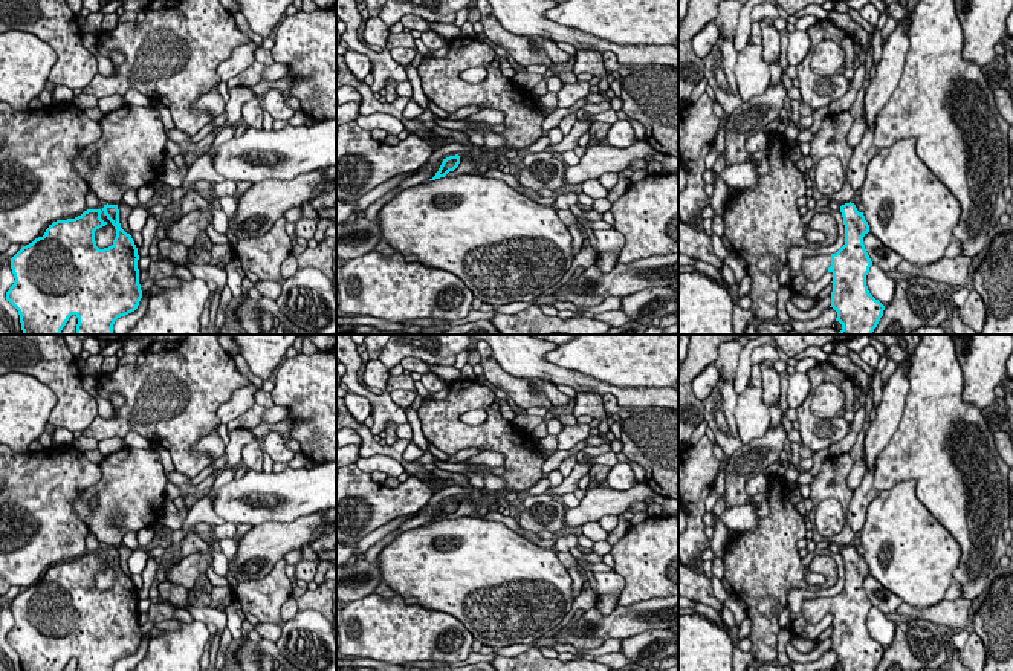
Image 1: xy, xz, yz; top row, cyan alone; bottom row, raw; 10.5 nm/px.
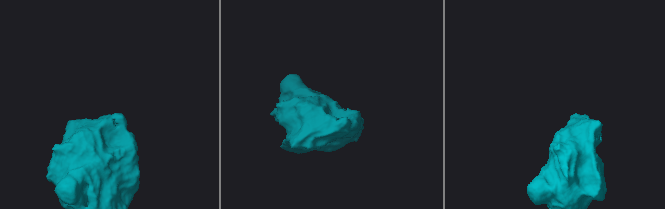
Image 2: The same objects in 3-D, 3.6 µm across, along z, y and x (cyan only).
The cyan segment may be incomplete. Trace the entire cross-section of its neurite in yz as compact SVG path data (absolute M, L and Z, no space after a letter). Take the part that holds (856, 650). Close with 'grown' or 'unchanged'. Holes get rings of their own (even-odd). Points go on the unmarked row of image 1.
M854 546L840 549L845 567L845 587L831 598L813 598L802 604L802 616L817 624L824 616L833 616L831 648L842 671L875 671L885 648L875 642L866 628L872 604L865 592L863 579L869 567Z; grown

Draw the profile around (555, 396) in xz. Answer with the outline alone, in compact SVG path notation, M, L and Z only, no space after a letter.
M544 382L542 387L539 388L545 393L552 405L555 407L565 407L570 402L570 397L562 394L555 384Z

